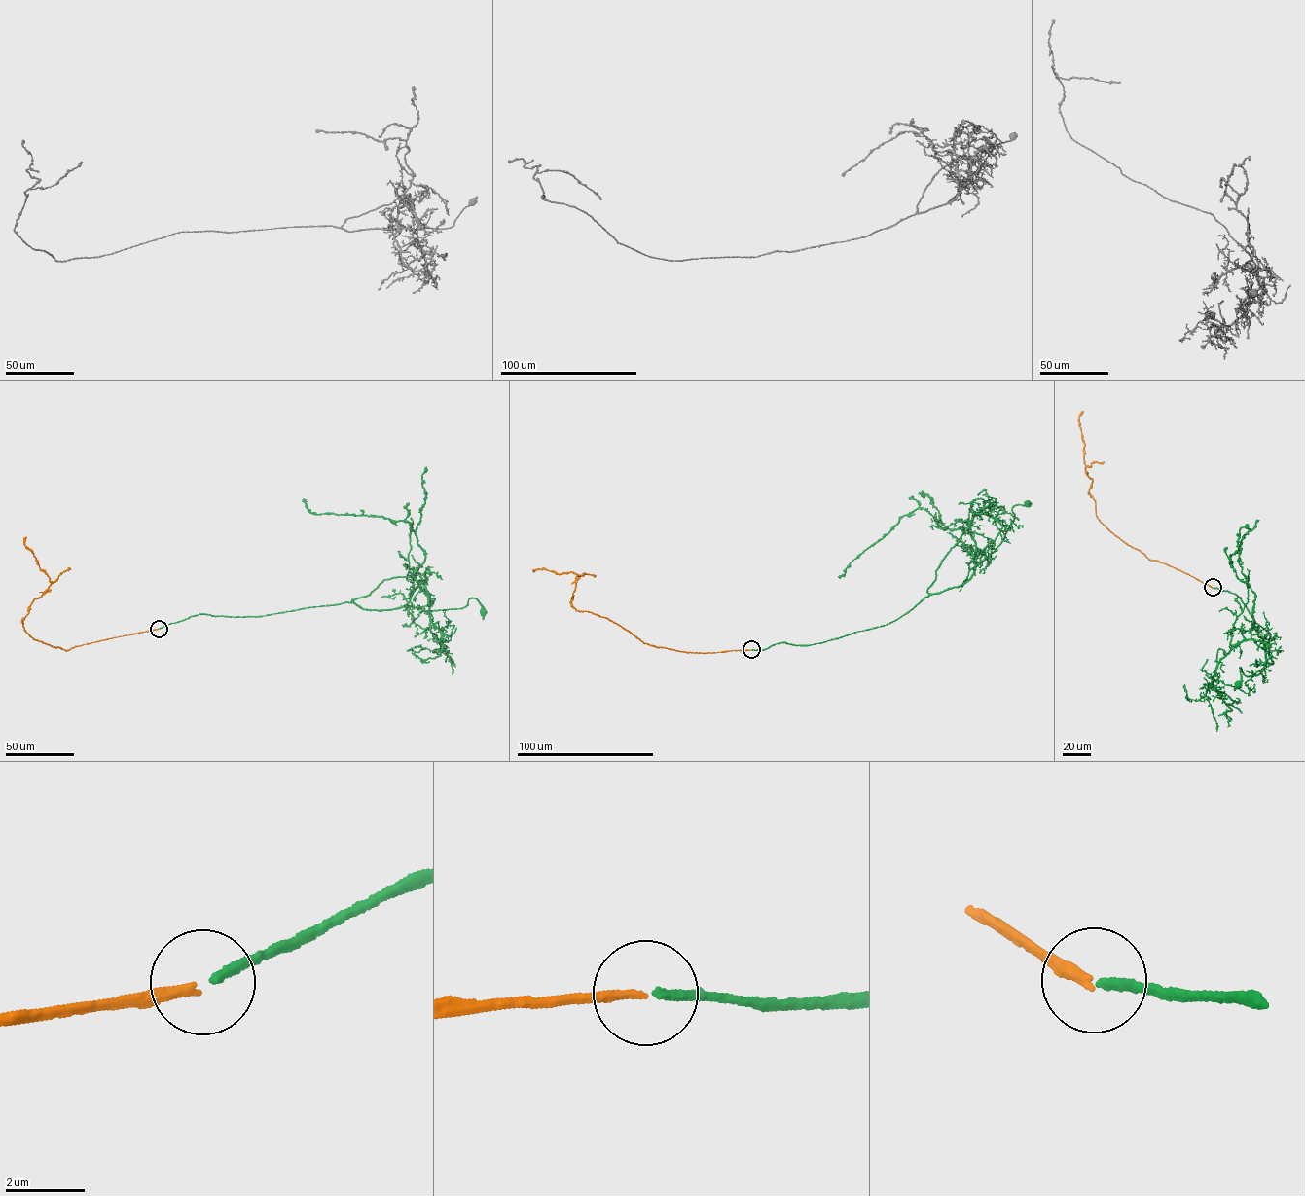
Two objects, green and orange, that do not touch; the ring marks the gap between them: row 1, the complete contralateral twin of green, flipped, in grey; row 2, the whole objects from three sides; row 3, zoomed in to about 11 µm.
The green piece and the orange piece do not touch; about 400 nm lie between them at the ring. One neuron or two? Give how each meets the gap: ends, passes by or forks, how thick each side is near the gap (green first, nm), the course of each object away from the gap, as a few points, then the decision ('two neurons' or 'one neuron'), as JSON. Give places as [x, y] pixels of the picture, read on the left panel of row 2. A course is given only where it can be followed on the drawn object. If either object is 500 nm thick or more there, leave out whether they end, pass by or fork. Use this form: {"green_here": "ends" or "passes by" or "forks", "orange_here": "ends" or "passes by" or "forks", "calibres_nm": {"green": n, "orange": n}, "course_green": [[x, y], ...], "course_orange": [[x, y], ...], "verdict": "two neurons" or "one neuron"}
{"green_here": "ends", "orange_here": "ends", "calibres_nm": {"green": 220, "orange": 220}, "course_green": [[159, 629], [199, 614], [346, 601], [431, 611], [474, 598], [483, 611]], "course_orange": [[159, 629], [67, 650], [34, 639], [22, 621], [33, 600], [51, 582], [24, 545], [26, 537]], "verdict": "one neuron"}

